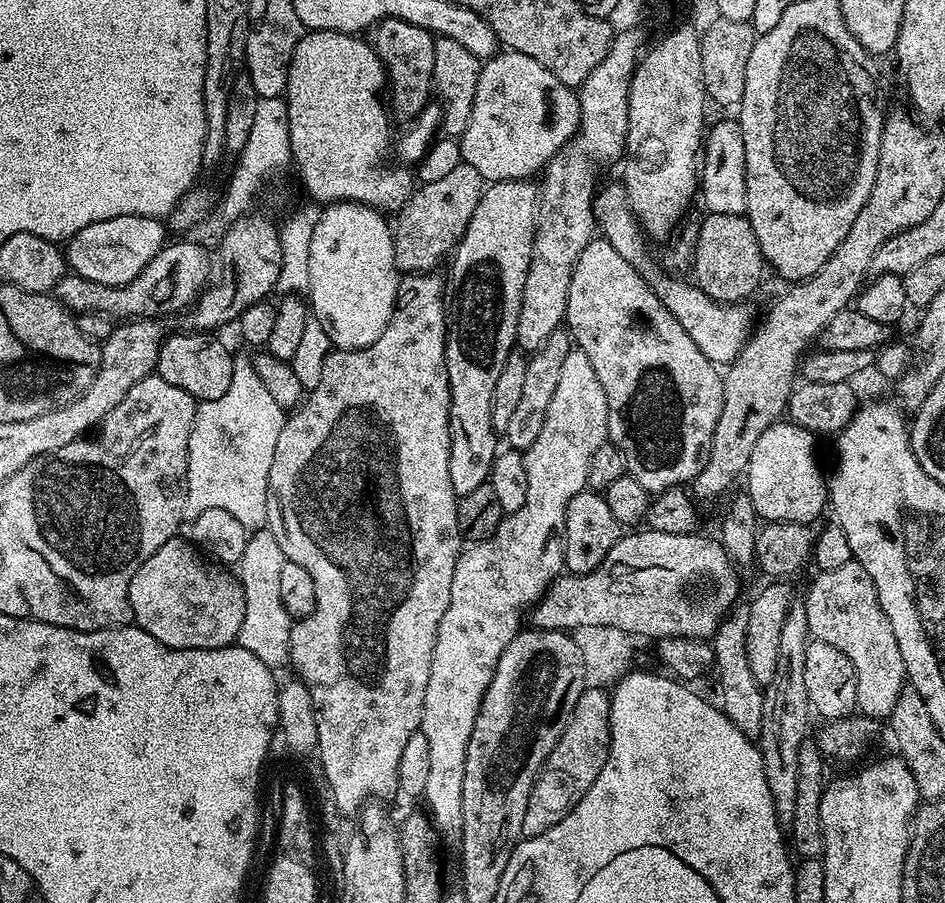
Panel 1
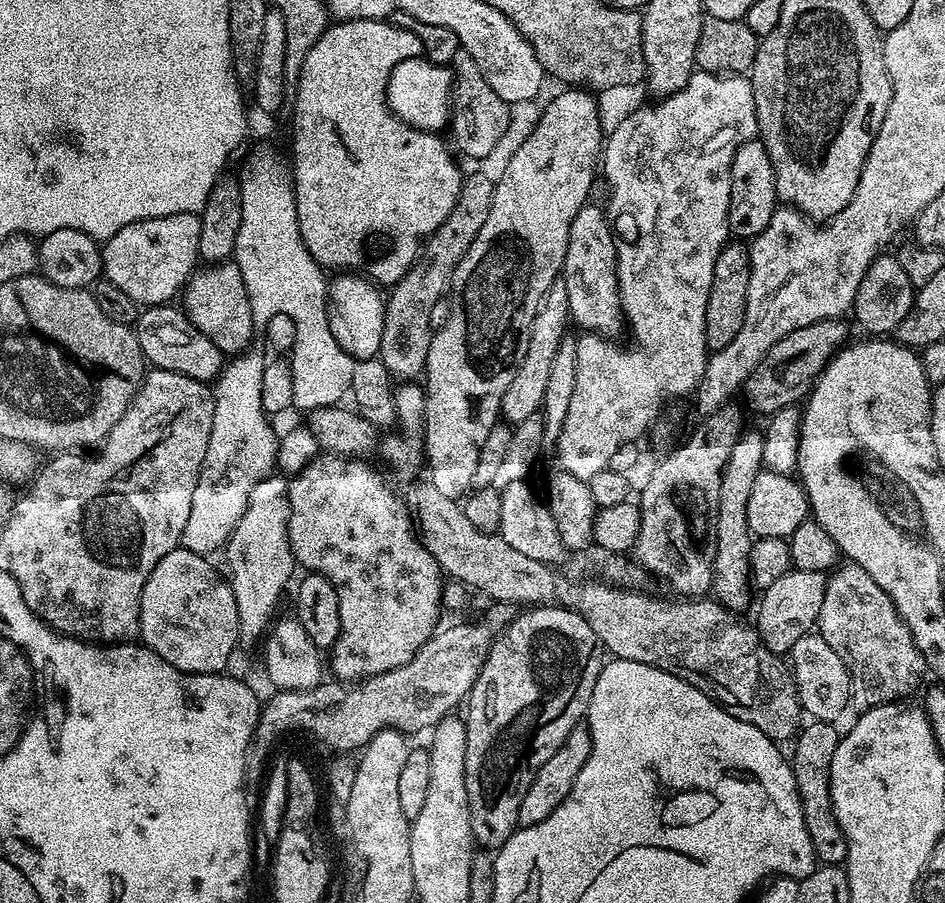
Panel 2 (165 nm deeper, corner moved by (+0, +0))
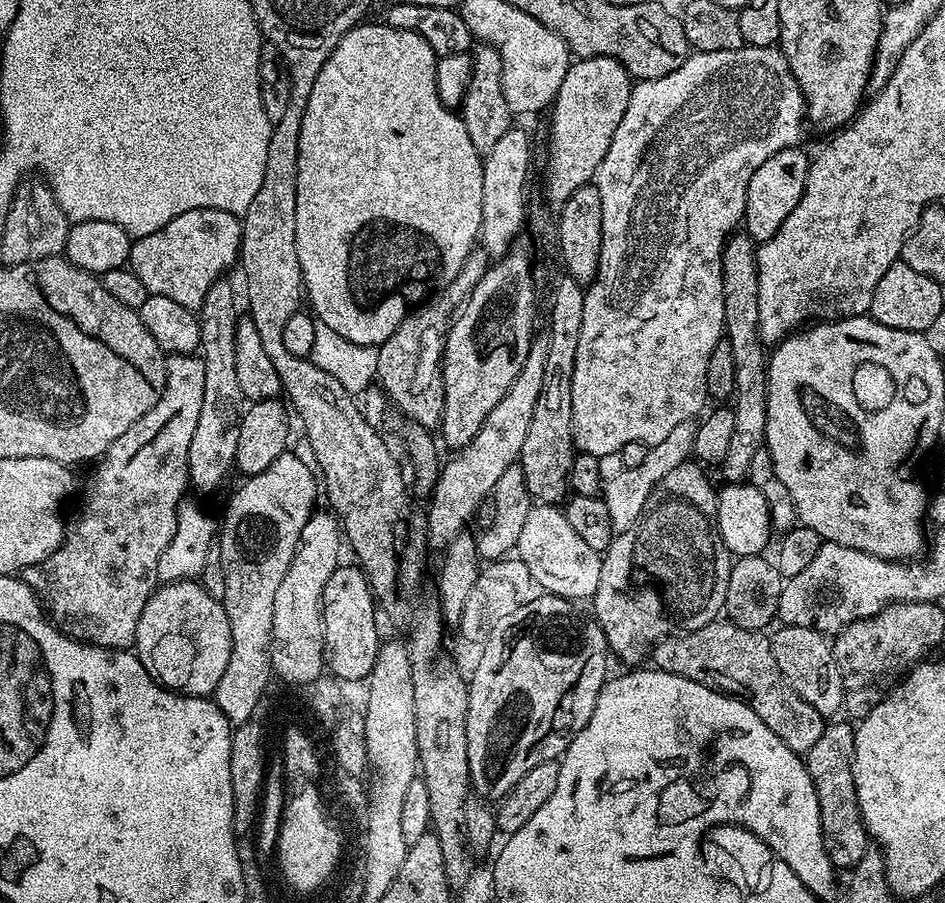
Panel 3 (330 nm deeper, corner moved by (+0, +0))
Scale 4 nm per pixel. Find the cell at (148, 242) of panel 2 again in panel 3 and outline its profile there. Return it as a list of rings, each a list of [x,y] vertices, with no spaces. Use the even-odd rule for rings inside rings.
[[[199,208],[178,214],[162,230],[146,234],[132,241],[132,253],[128,256],[130,271],[146,286],[149,294],[165,296],[178,306],[198,310],[206,290],[215,280],[221,279],[240,255],[241,217],[214,210]]]

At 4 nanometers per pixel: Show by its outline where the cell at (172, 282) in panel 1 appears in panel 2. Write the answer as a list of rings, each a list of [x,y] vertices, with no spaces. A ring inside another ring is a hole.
[[[212,262],[207,266],[197,267],[182,289],[183,296],[182,308],[186,313],[187,323],[206,334],[206,338],[210,338],[210,342],[214,342],[220,352],[240,354],[251,345],[248,343],[252,340],[254,321],[250,297],[246,294],[242,274],[234,262]]]

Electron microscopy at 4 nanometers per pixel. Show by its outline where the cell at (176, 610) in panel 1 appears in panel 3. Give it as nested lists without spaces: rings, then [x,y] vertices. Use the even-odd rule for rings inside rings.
[[[196,580],[164,582],[146,602],[136,627],[134,651],[145,670],[181,696],[211,697],[230,663],[230,618],[223,603]]]

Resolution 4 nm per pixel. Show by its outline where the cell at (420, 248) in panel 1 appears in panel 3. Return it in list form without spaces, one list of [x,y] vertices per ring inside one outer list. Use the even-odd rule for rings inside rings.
[[[473,248],[462,270],[458,270],[458,276],[423,304],[413,308],[398,326],[398,330],[394,330],[394,334],[390,334],[390,338],[379,345],[376,375],[378,384],[384,387],[383,395],[391,403],[393,400],[397,410],[421,429],[432,430],[440,423],[444,409],[444,337],[458,310],[470,298],[474,286],[478,286],[482,280],[482,274],[488,269],[489,263],[490,257],[483,248]]]

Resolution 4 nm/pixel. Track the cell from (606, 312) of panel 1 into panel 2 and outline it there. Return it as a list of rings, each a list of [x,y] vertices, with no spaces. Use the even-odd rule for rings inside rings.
[[[595,202],[585,204],[570,222],[562,279],[570,302],[571,323],[588,334],[619,337],[620,327],[623,329],[626,321],[620,308],[620,293],[616,290],[616,241],[605,209]]]

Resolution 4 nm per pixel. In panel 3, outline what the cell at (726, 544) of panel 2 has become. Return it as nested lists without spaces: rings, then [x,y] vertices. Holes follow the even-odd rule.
[[[740,230],[724,242],[722,254],[722,302],[724,303],[724,336],[734,354],[734,382],[736,390],[730,400],[734,414],[734,434],[730,446],[724,451],[724,480],[744,482],[748,479],[750,462],[760,448],[765,447],[766,398],[768,397],[768,369],[766,350],[758,330],[758,270],[756,269],[757,245],[747,232]]]

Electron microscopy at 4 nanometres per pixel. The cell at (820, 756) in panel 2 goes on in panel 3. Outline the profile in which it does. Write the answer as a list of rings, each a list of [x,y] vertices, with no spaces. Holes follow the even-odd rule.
[[[834,722],[825,723],[822,738],[818,738],[814,746],[810,746],[806,753],[806,763],[810,778],[814,782],[814,790],[818,794],[818,814],[826,854],[833,868],[851,870],[870,851],[870,837],[858,810],[858,794],[854,790],[852,759],[856,729],[851,723],[832,723]]]

